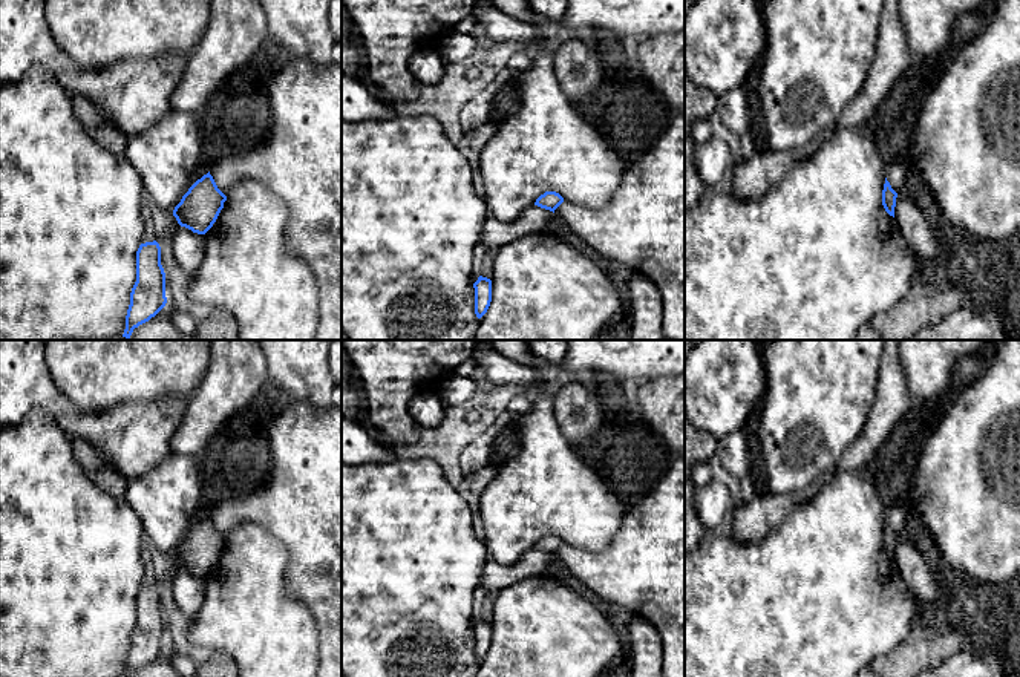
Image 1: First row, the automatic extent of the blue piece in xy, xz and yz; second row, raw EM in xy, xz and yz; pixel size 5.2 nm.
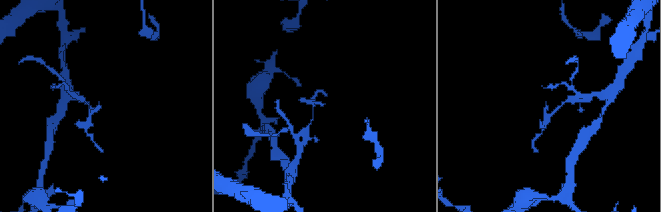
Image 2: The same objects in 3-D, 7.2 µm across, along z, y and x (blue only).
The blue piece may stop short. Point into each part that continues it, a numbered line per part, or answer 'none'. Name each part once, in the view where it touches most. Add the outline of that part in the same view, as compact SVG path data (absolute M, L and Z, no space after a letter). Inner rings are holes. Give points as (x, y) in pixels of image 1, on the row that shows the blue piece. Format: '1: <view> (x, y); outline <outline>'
none

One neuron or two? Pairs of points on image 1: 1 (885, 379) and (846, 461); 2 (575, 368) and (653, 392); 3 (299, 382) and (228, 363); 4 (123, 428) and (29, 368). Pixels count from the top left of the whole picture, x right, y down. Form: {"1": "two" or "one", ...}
{"1": "one", "2": "two", "3": "two", "4": "one"}

